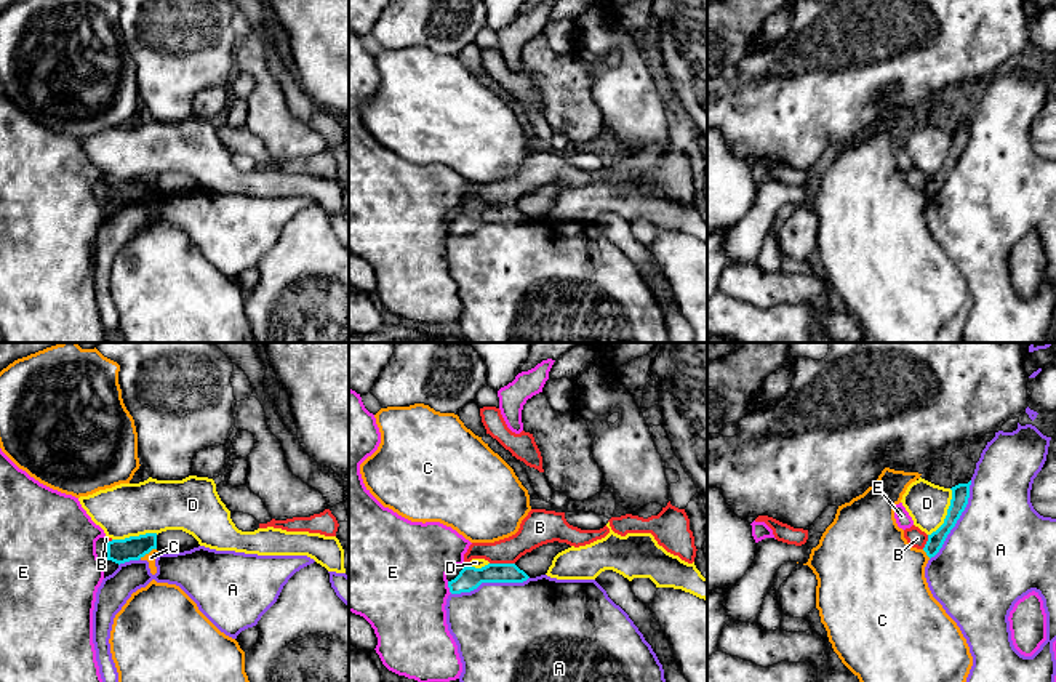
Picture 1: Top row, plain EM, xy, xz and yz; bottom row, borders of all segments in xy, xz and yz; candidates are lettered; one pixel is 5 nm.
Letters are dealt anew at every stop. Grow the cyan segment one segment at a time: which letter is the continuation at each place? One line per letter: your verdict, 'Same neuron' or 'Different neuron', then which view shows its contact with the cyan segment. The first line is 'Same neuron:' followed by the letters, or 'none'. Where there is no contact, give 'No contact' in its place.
Same neuron: none
A: Different neuron. Touches cyan in yz
B: Different neuron. Touches cyan in xz
C: Different neuron. Touches cyan in xy
D: Different neuron. Touches cyan in yz
E: Different neuron. Touches cyan in xz

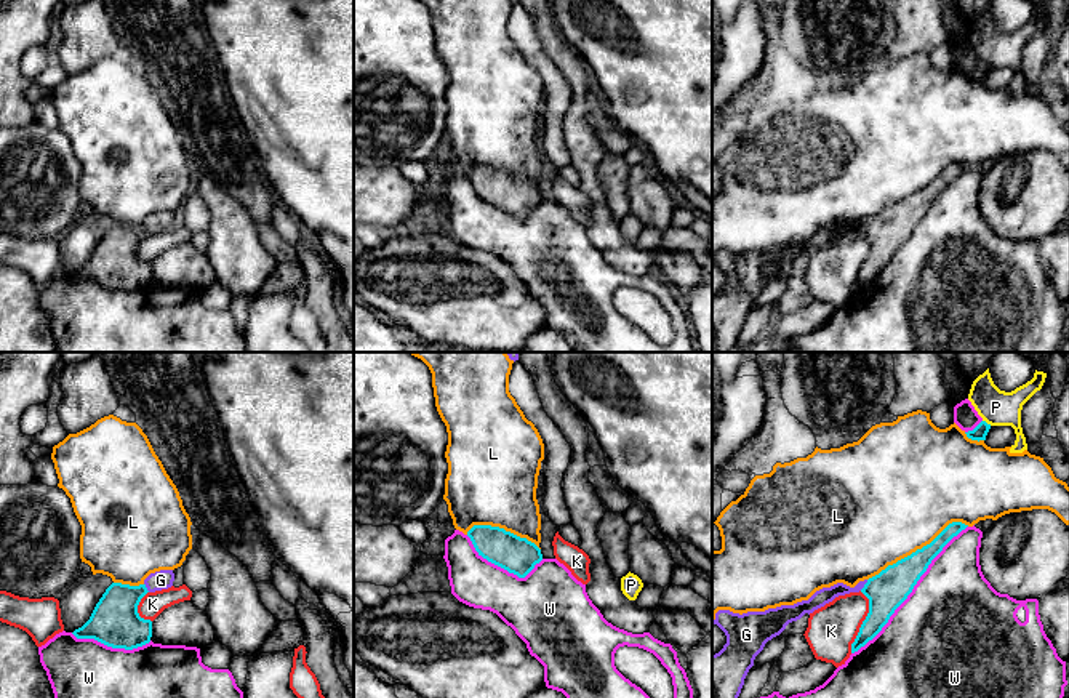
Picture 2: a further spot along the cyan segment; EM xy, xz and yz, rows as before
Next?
Same neuron: G
G: Same neuron. Touches cyan in yz
K: Different neuron. Touches cyan in yz
L: Different neuron. Touches cyan in yz
P: Different neuron. Touches cyan in yz
W: Different neuron. Touches cyan in yz

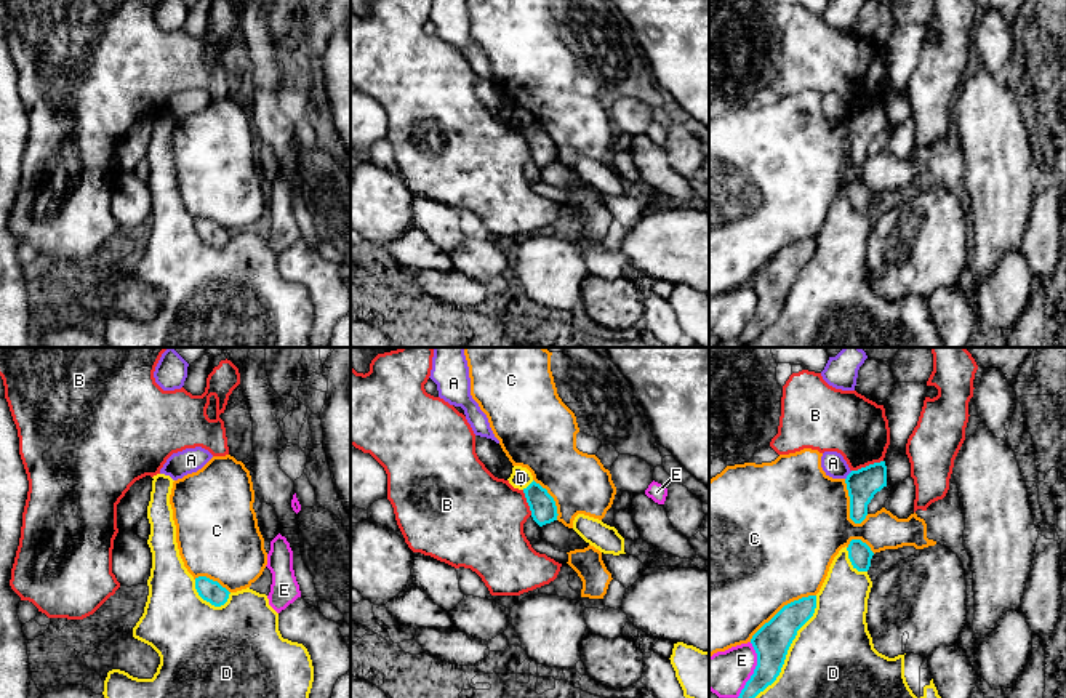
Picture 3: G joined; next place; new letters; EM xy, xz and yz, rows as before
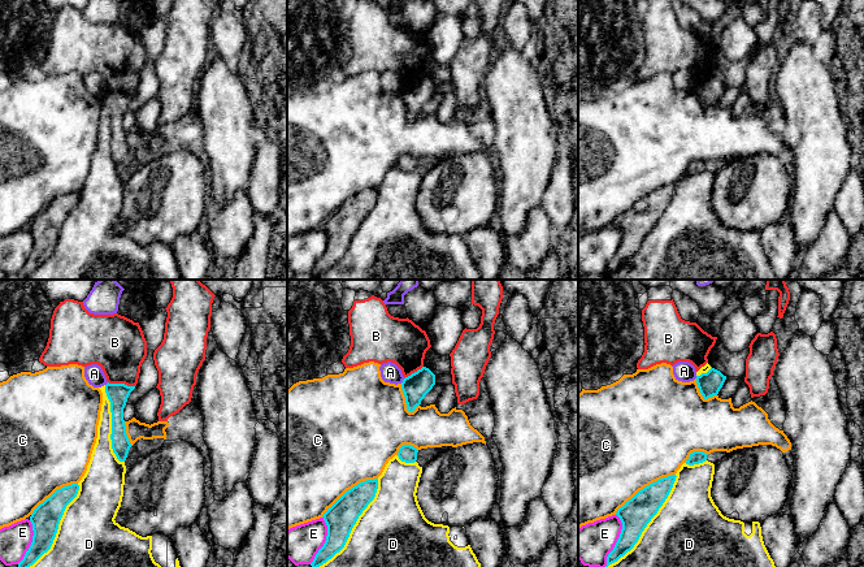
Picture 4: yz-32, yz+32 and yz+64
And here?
Same neuron: none
A: Different neuron. Touches cyan in yz
B: Different neuron. Touches cyan in yz
C: Different neuron. Touches cyan in yz
D: Different neuron. Touches cyan in yz
E: Different neuron. Touches cyan in yz

